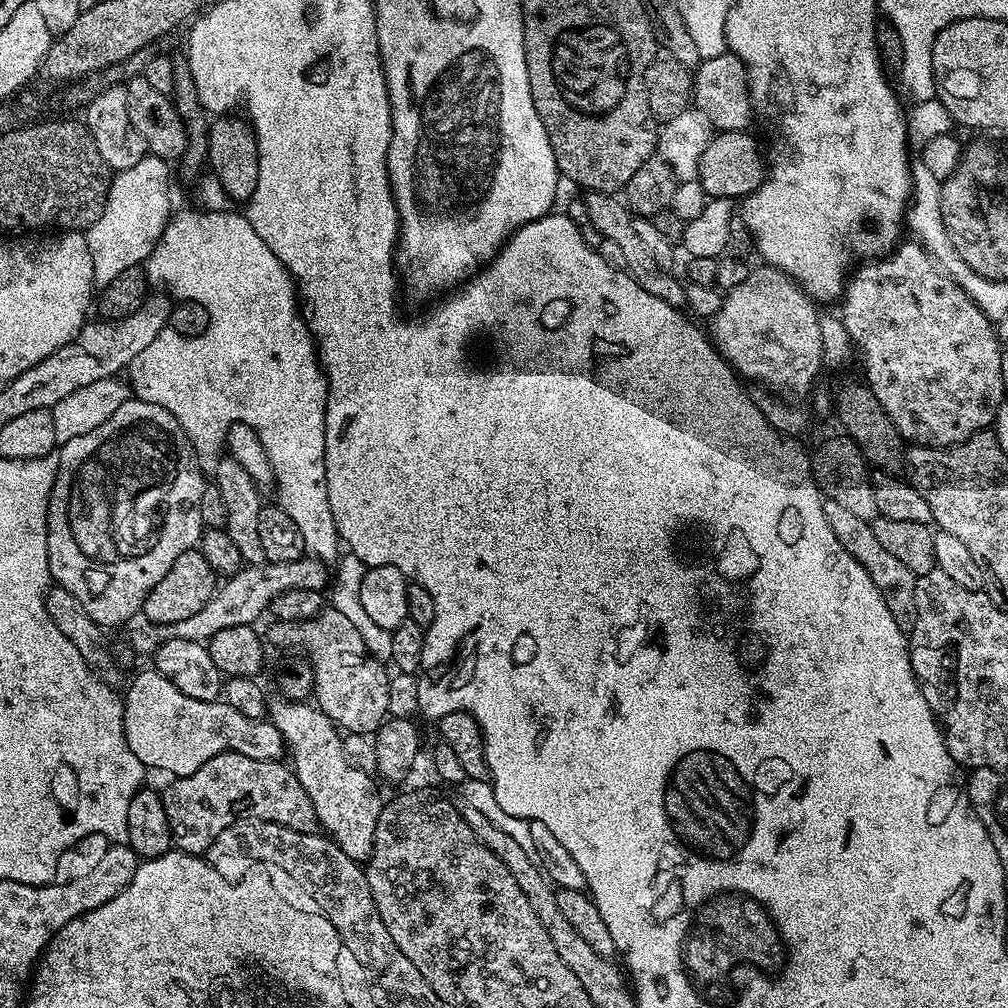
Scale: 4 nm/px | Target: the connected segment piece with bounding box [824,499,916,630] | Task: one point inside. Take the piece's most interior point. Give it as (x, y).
(896, 585)

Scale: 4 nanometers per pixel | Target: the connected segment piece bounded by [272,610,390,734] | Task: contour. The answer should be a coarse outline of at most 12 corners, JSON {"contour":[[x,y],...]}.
{"contour":[[333,610],[273,623],[312,666],[314,704],[345,733],[375,734],[389,673]]}

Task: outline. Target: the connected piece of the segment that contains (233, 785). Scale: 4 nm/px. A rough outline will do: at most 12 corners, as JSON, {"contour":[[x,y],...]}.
{"contour":[[224,752],[162,795],[172,843],[207,853],[236,820],[318,828],[279,760]]}

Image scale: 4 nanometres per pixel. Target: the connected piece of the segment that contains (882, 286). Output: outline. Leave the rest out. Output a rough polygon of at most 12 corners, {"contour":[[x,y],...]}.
{"contour":[[920,244],[838,316],[903,439],[947,448],[1004,396],[993,321]]}

